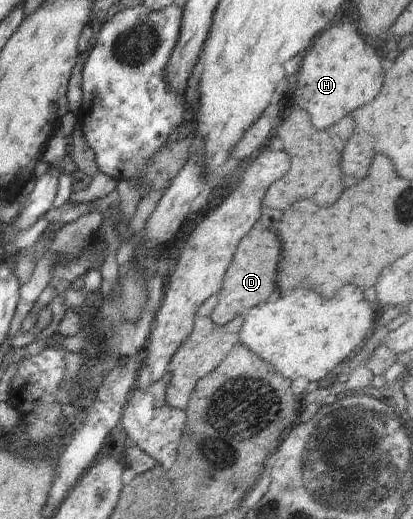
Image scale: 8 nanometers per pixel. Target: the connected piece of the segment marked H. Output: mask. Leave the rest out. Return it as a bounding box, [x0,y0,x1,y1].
[293,22,387,130]

